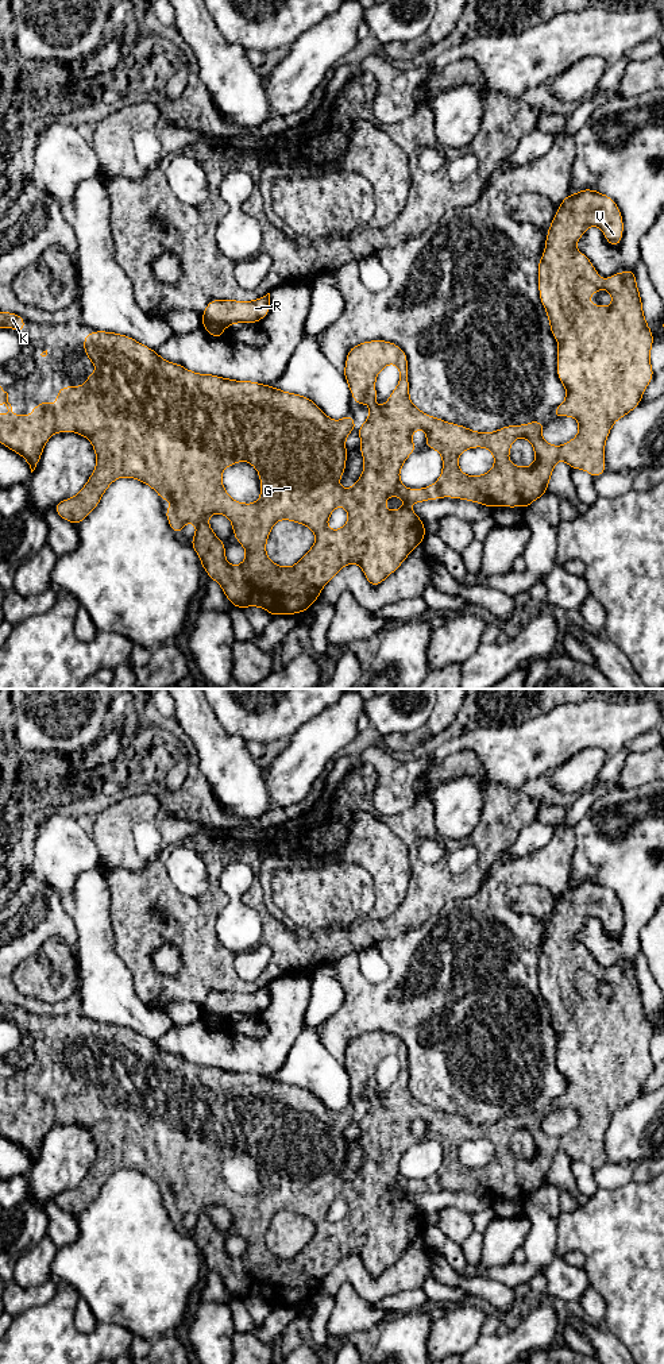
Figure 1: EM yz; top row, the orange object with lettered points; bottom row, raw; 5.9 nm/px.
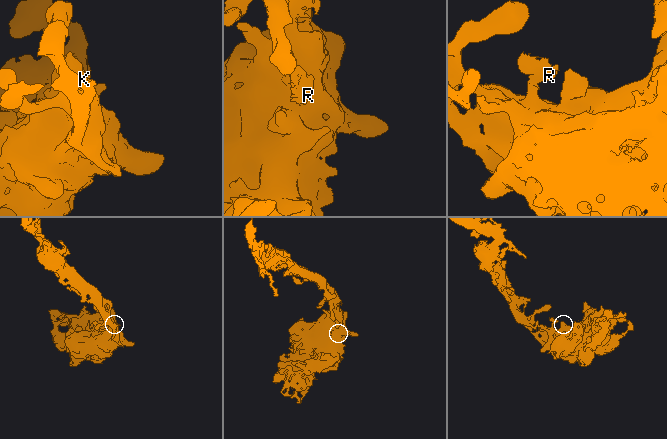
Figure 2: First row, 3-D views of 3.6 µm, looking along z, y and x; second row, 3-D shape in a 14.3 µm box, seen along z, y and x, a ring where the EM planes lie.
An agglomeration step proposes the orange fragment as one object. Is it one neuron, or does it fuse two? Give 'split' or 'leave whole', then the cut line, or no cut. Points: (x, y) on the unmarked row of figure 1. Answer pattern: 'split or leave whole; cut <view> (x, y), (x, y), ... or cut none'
split; cut yz (203, 1012), (222, 1018)

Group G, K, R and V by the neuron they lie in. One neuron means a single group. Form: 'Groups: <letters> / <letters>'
Groups: G K V / R

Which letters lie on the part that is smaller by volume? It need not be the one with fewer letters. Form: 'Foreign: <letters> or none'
Foreign: R

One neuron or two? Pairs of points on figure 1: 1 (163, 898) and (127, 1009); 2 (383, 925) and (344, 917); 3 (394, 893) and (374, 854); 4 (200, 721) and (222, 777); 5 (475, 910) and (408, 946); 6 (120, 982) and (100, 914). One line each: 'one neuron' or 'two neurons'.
1: two neurons
2: one neuron
3: one neuron
4: one neuron
5: one neuron
6: one neuron

